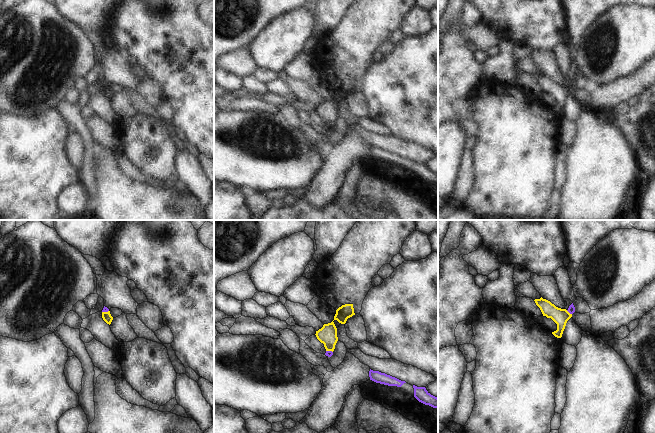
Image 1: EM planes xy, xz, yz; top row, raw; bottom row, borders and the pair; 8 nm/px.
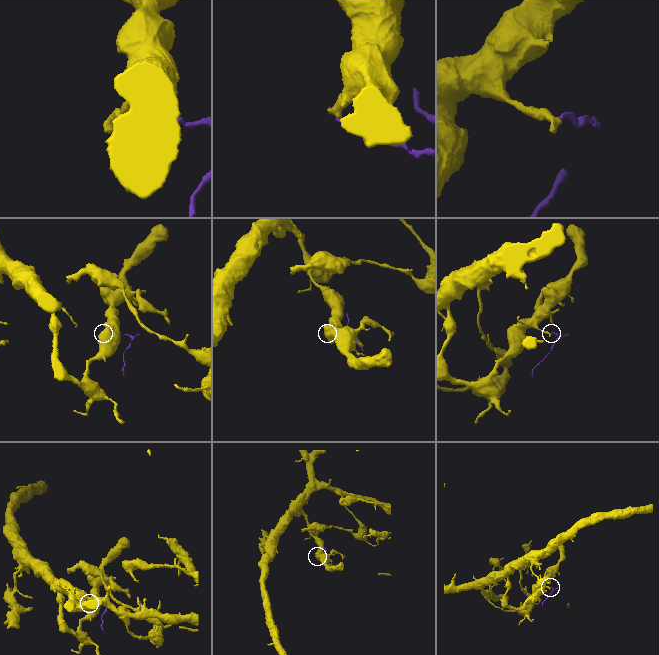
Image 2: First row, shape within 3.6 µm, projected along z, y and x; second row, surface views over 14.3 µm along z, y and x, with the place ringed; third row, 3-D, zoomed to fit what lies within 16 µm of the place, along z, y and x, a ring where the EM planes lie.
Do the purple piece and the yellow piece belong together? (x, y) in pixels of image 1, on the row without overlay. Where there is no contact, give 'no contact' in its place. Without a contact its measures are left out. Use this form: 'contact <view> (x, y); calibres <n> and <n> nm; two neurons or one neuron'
contact xy (105, 87); calibres 50 and 70 nm; two neurons

